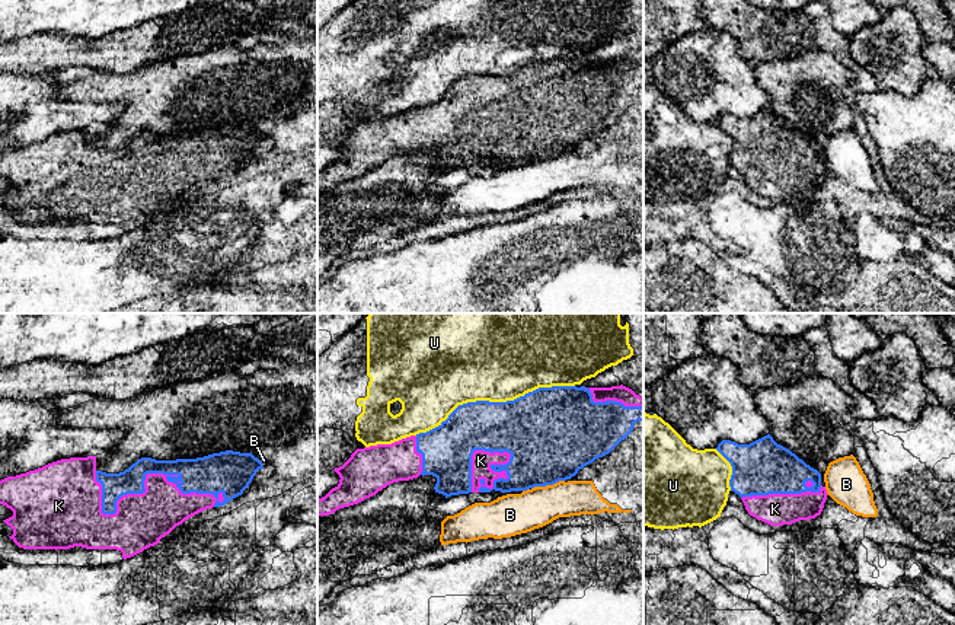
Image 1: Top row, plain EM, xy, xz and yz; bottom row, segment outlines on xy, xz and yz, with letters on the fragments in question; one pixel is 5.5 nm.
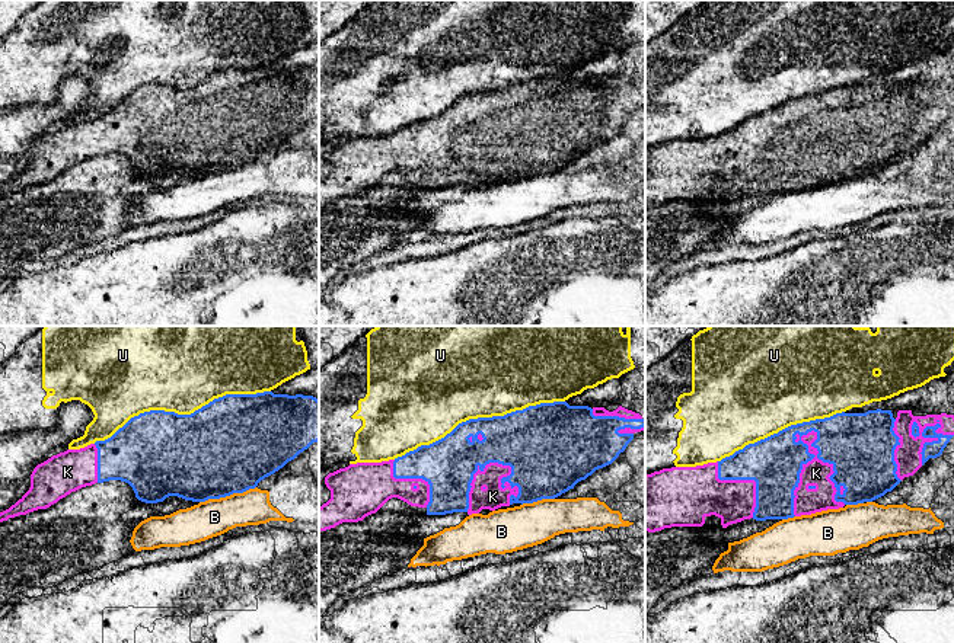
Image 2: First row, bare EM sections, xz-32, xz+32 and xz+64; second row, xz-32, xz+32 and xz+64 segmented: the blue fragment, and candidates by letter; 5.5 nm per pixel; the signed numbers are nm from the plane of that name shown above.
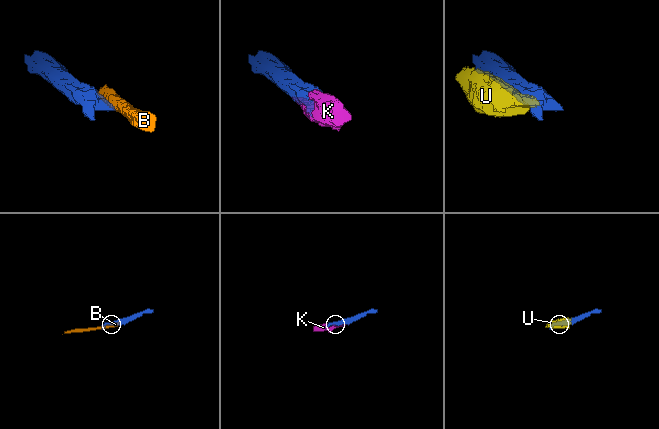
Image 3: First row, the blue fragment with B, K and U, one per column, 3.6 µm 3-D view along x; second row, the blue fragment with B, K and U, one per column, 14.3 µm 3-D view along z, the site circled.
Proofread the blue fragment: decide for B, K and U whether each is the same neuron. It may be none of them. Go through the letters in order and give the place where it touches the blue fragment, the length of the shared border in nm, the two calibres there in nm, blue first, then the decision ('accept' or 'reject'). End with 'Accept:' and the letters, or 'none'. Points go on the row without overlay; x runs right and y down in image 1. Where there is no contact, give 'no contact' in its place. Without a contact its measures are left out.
B: contact xz (548, 158); length 190 nm; calibres 460 and 220 nm; reject
K: contact xy (144, 162); length 750 nm; calibres 140 and 300 nm; accept
U: contact xz (494, 76); length 900 nm; calibres 360 and 420 nm; reject
Accept: K

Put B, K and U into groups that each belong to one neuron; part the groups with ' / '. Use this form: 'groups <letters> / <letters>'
groups B / K / U

